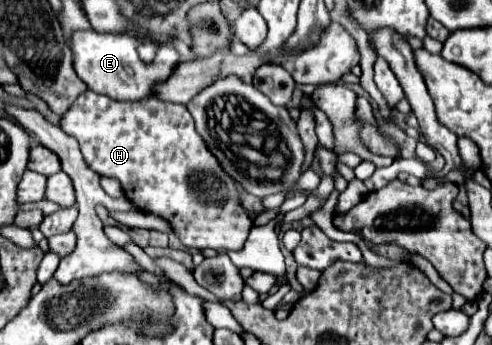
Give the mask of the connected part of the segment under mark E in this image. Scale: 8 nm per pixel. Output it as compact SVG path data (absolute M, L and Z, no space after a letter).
M95 30L71 34L73 66L77 76L87 84L87 88L105 94L115 100L141 100L149 98L153 84L165 80L179 62L179 54L171 44L161 44L157 56L151 64L141 62L137 54L139 42L127 34L99 34Z

